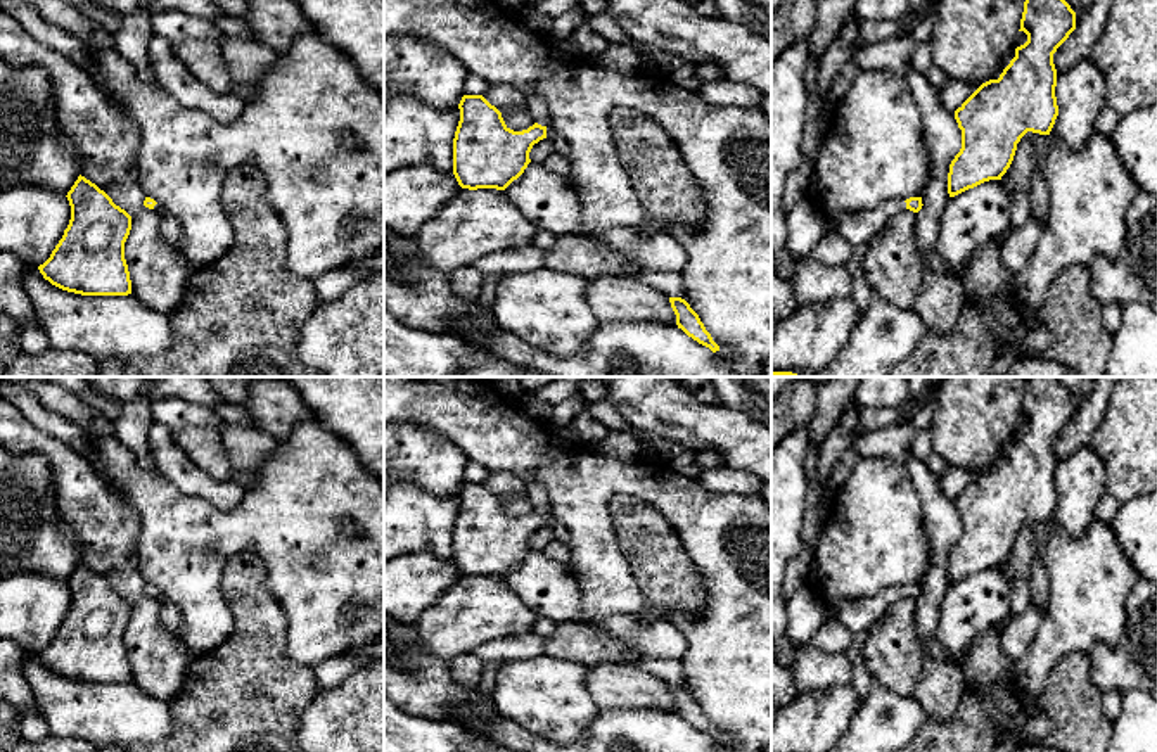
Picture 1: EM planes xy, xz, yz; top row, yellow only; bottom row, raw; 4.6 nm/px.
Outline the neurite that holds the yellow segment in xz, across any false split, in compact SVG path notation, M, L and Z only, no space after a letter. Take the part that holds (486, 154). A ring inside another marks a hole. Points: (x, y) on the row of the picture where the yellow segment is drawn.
M536 93L526 99L534 124L514 131L483 95L462 97L453 138L453 175L462 188L505 190L524 173L533 145L547 138L550 123L547 102Z

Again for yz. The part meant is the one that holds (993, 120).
M1026 0L1020 29L1027 41L998 80L982 83L956 111L962 149L949 164L948 194L955 197L989 180L1001 180L1010 168L1017 143L1027 133L1050 135L1058 116L1053 54L1076 29L1076 12L1065 0Z

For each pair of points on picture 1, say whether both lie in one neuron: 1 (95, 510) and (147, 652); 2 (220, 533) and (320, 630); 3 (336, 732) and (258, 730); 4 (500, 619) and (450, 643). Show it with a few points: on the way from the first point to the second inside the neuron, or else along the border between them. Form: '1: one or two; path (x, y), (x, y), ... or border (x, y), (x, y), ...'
1: one; path (108, 545), (142, 604), (144, 618)
2: one; path (253, 533), (317, 597)
3: two; border (313, 694), (313, 699), (301, 714), (296, 733)
4: one; path (488, 619), (474, 619), (462, 631)

